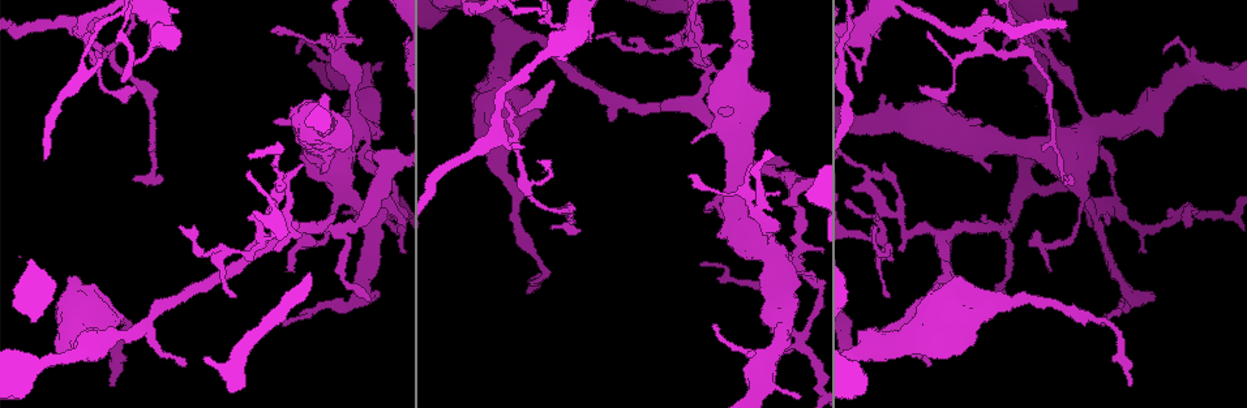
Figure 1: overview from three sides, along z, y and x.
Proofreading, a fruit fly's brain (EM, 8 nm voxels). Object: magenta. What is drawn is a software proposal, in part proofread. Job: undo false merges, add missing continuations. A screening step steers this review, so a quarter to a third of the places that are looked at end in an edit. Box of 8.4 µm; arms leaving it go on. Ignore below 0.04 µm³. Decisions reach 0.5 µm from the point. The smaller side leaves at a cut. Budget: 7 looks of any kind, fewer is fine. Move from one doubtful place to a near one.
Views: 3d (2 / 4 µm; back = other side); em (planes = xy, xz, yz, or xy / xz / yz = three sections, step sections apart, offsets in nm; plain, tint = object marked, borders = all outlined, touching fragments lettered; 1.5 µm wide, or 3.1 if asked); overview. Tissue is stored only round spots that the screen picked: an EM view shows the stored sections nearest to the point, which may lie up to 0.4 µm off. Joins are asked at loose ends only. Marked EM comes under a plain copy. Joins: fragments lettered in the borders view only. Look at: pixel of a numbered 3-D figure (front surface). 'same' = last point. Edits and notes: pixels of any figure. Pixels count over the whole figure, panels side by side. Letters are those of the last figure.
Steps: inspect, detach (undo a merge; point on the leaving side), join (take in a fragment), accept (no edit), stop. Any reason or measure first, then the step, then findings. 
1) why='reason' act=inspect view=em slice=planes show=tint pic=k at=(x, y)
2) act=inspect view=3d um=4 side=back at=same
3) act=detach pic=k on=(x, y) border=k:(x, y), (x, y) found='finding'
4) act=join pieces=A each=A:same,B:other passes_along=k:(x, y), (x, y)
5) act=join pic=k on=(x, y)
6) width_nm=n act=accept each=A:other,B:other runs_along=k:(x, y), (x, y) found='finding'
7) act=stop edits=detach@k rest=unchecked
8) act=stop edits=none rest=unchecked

why='free end' act=inspect view=em slice=planes show=borders pic=1 at=(786, 161)

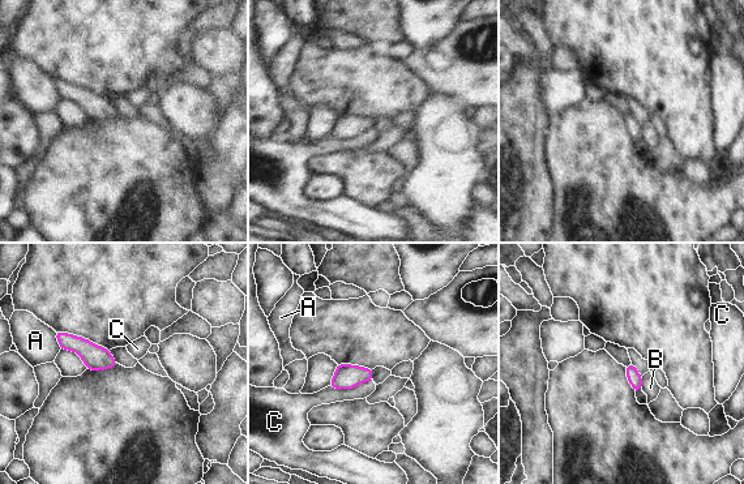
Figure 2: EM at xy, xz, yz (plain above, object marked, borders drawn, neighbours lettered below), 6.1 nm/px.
width_nm=90 act=accept each=A:other,B:other,C:other border=2:(372, 380), (353, 388), (329, 386) found='none of them fits'

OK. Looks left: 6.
why='free end' act=inspect view=em slice=yz step=8 show=borders pic=1 at=(376, 292)

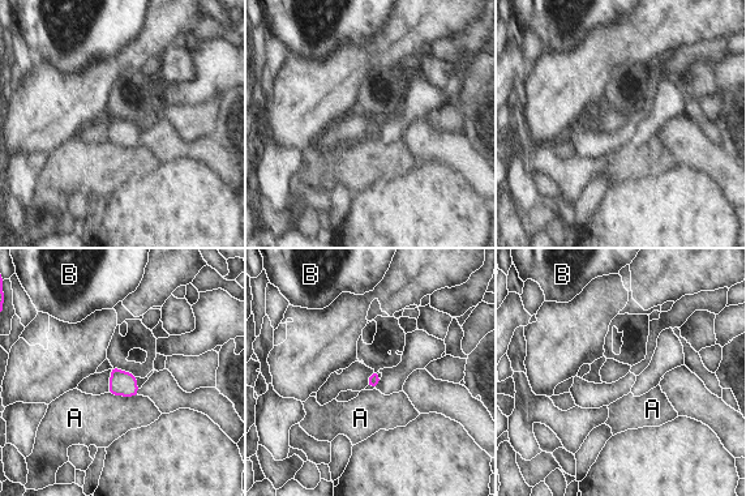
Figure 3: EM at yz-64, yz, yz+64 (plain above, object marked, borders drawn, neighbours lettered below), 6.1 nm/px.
act=inspect view=em slice=xz step=8 show=borders at=same

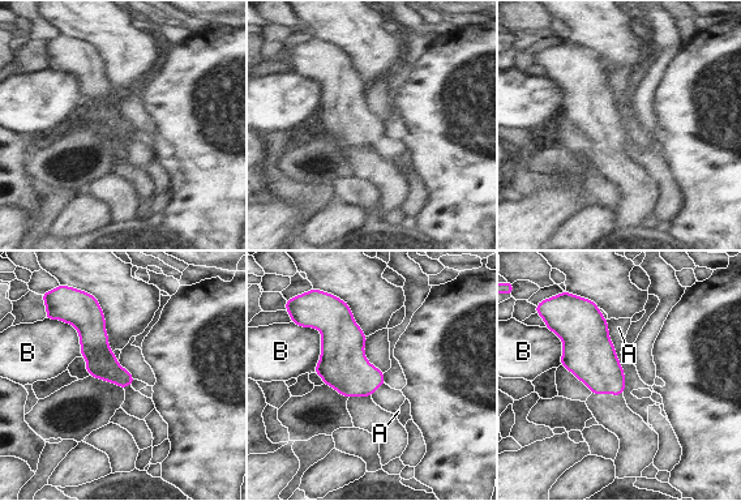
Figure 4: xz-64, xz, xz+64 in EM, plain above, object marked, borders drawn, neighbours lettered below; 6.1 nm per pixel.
width_nm=190 longest_contact=A:550nm act=accept each=A:other,B:other found='none of them fits'

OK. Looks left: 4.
why='long arm stops here' act=inspect view=em slice=planes show=borders pic=1 at=(111, 384)

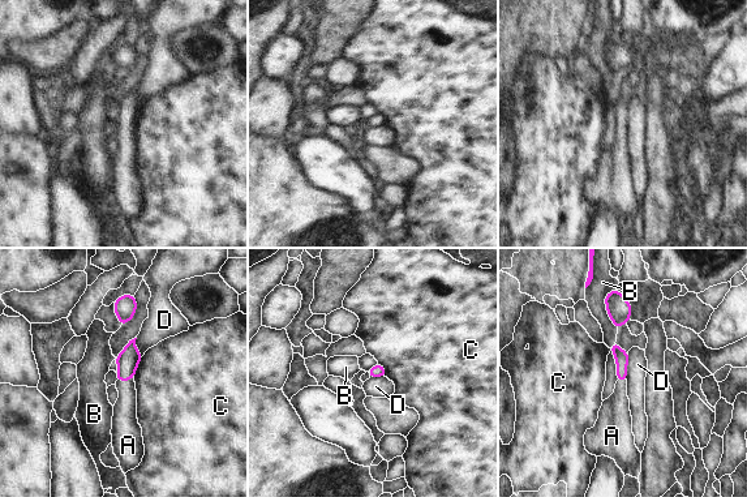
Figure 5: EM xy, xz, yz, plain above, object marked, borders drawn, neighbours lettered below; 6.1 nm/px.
act=join pieces=A each=A:same,B:other,C:other,D:other found='it goes on there'

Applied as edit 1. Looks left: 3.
act=stop edits=join@5 rest=unchecked

